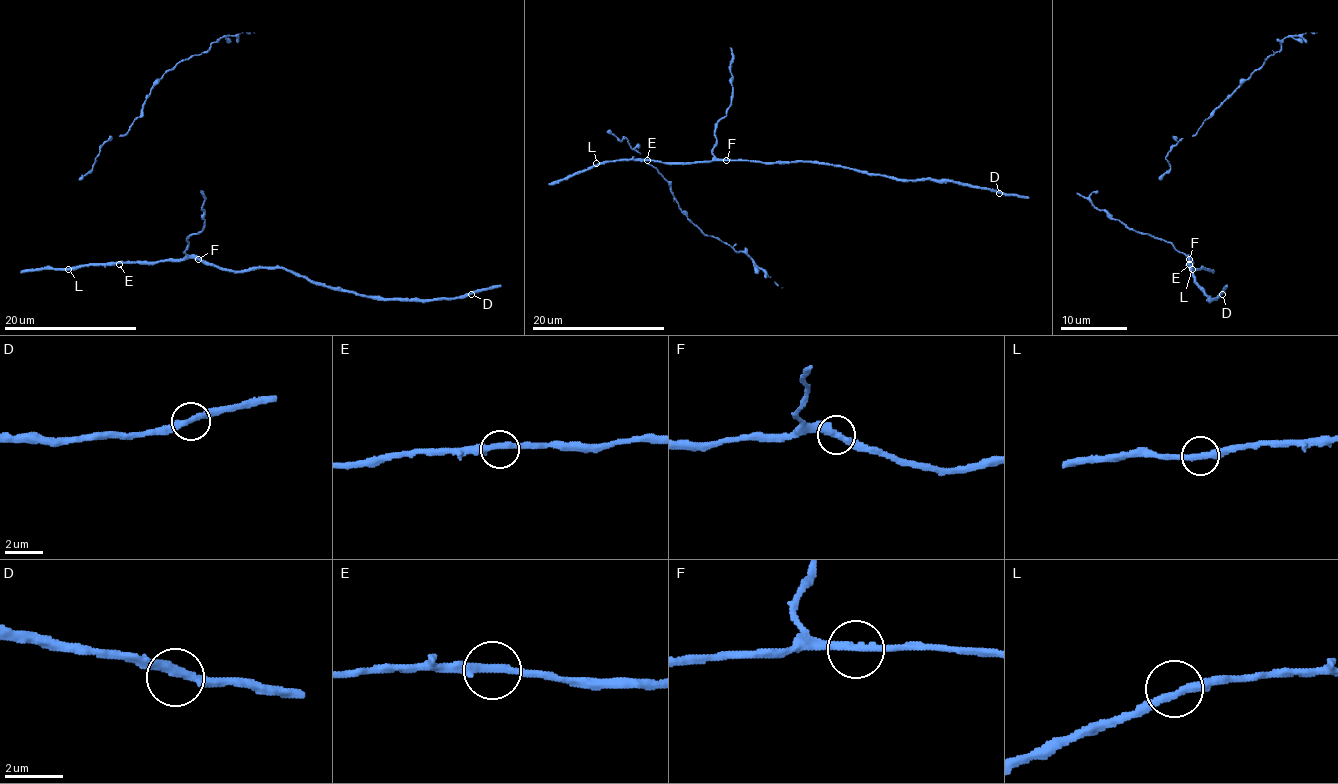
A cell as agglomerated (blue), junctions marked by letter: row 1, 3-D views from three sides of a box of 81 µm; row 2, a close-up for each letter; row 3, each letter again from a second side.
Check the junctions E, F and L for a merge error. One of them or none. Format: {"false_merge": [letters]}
{"false_merge": []}

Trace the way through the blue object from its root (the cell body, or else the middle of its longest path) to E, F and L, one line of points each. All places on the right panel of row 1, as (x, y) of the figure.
E: (1172, 245), (1191, 260), (1189, 264)
F: (1172, 245), (1189, 259)
L: (1172, 245), (1191, 260), (1192, 269)

